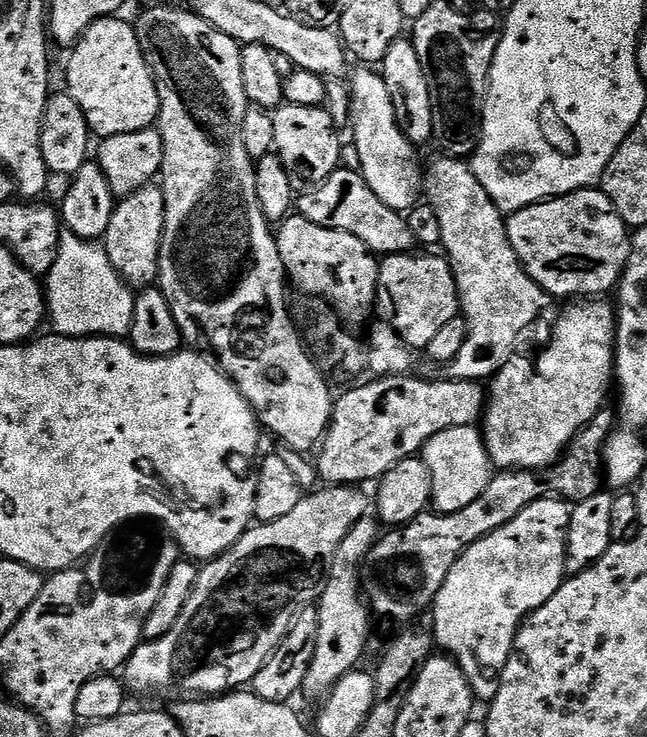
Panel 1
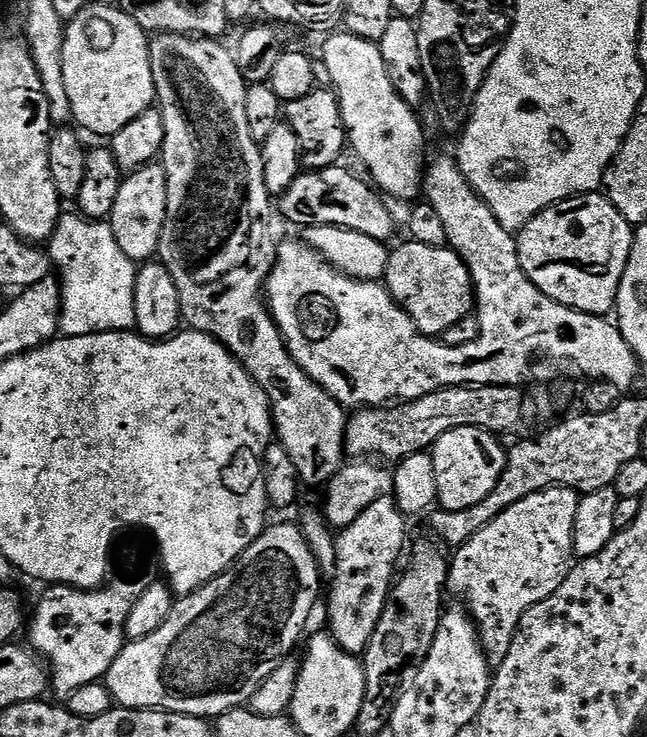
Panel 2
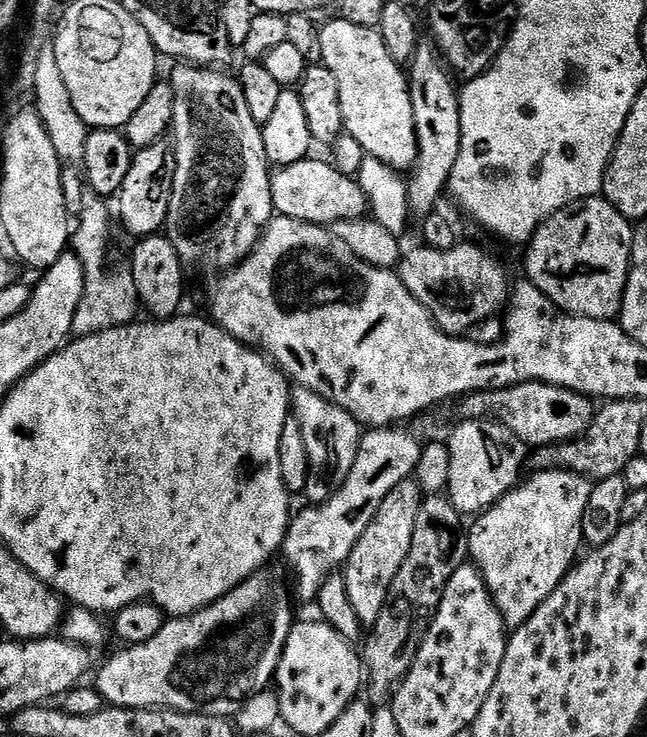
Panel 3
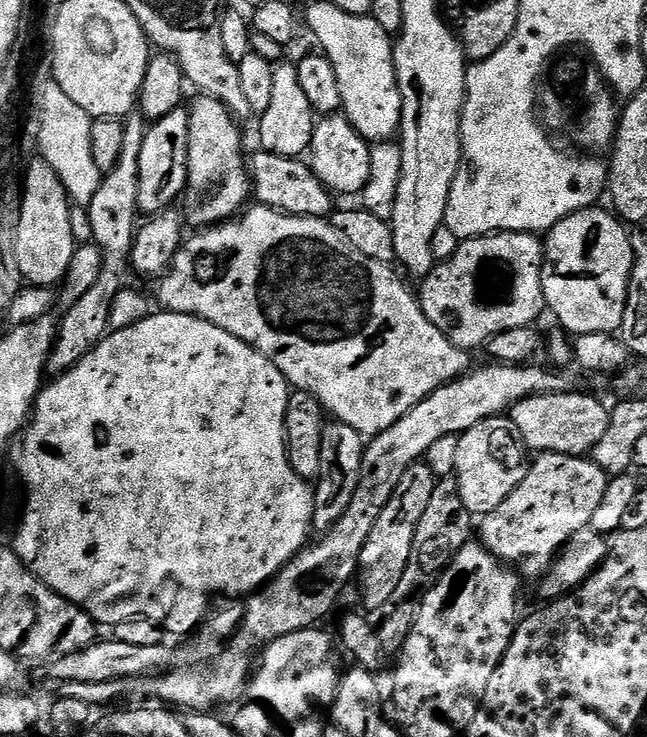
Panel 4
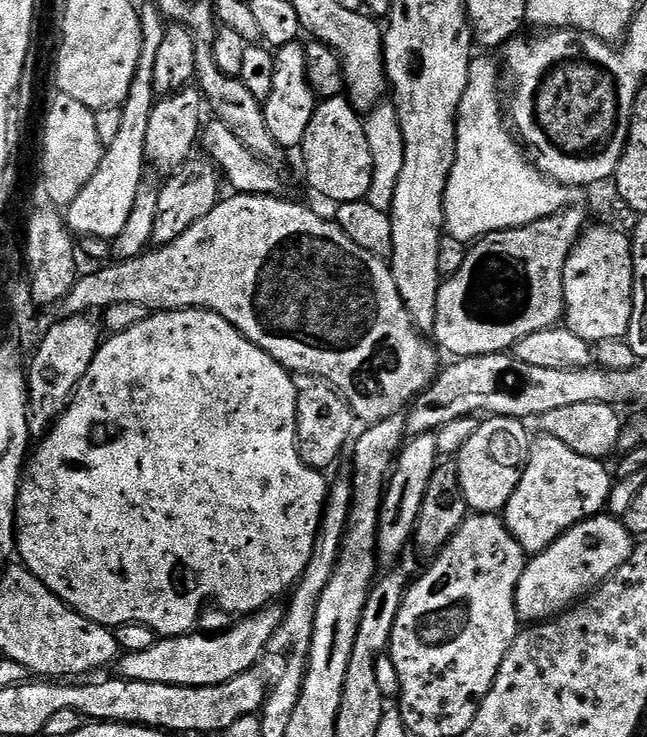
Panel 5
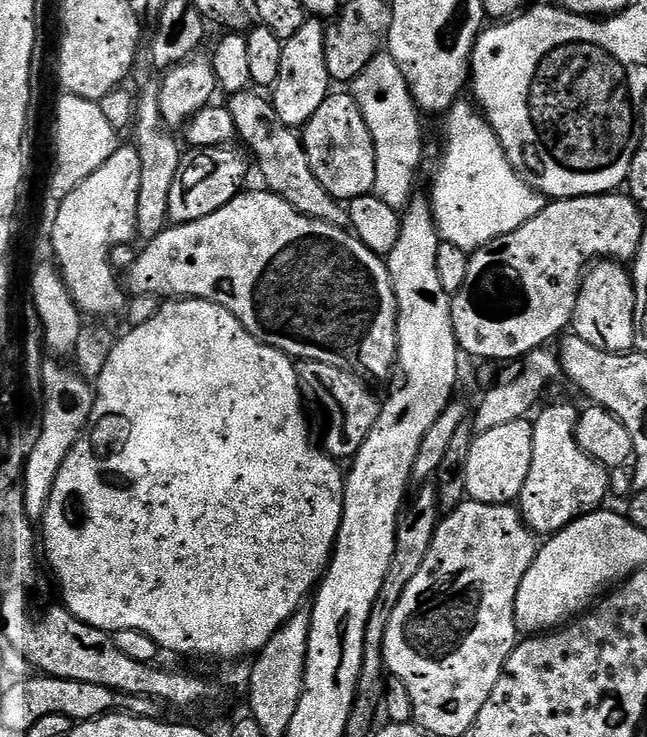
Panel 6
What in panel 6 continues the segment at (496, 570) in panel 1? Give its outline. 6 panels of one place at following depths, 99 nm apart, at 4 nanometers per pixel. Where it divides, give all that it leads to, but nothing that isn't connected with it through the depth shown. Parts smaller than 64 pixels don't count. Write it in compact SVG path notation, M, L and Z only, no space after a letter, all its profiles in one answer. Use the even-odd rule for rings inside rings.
M552 404L549 408L543 408L535 413L532 420L534 454L530 462L530 474L526 474L526 486L522 486L520 491L518 507L528 527L541 537L547 538L560 532L567 524L572 524L579 516L597 511L603 505L600 503L603 502L604 496L609 495L609 491L608 472L604 465L588 457L576 441L578 408L572 404Z

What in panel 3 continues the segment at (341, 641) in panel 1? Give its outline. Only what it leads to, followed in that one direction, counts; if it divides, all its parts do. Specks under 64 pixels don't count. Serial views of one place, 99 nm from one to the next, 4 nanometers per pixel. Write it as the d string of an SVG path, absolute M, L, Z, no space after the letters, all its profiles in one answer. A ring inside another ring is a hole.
M409 478L398 482L386 498L382 498L382 506L374 514L374 522L366 526L366 534L358 538L350 558L342 569L346 582L346 594L350 594L350 606L354 606L354 614L358 614L361 625L371 626L378 622L378 614L382 614L382 606L386 606L386 594L390 594L390 585L398 578L398 570L402 570L402 562L406 562L406 554L410 554L410 541L414 538L414 518L418 518L418 510L422 493L415 479Z

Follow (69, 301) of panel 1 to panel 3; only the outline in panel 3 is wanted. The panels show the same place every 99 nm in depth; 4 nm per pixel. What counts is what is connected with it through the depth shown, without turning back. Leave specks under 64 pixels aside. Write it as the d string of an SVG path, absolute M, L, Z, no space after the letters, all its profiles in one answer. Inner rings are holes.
M87 190L83 195L83 209L75 221L74 231L70 236L70 248L75 252L77 258L81 260L82 269L85 271L85 293L82 294L81 304L74 314L74 322L72 323L73 333L77 337L93 336L99 332L105 332L111 328L121 328L127 324L133 323L137 319L136 312L141 311L140 299L138 298L138 290L134 290L134 278L132 277L131 267L111 268L108 265L108 243L112 240L112 220L114 224L114 216L108 213L105 197L99 196L96 192Z

